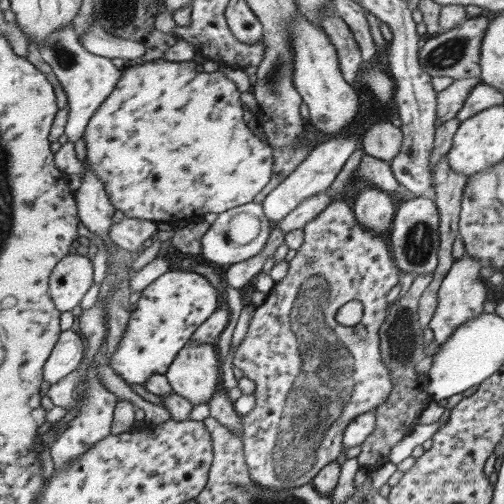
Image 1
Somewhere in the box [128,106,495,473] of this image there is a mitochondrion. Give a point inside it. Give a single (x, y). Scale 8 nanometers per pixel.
(401, 336)

